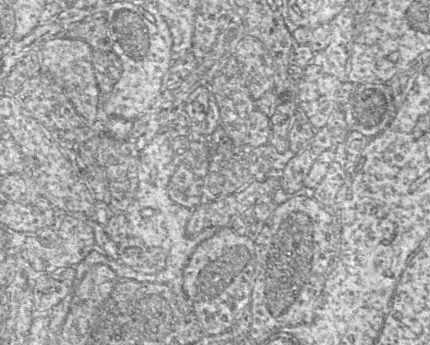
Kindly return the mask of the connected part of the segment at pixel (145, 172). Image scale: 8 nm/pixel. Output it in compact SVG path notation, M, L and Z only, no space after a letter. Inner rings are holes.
M163 130L140 152L138 186L133 201L126 212L128 236L141 239L149 249L152 247L162 248L166 253L166 267L163 271L155 274L154 281L129 279L119 273L115 274L118 280L165 284L172 290L177 305L180 296L186 296L183 291L183 272L192 254L200 243L211 238L220 228L210 227L193 238L187 237L186 225L194 210L175 203L169 194L169 181L183 159L182 156L175 154L172 147L173 140L168 131ZM148 207L154 210L153 215L149 218L142 218L140 211Z

